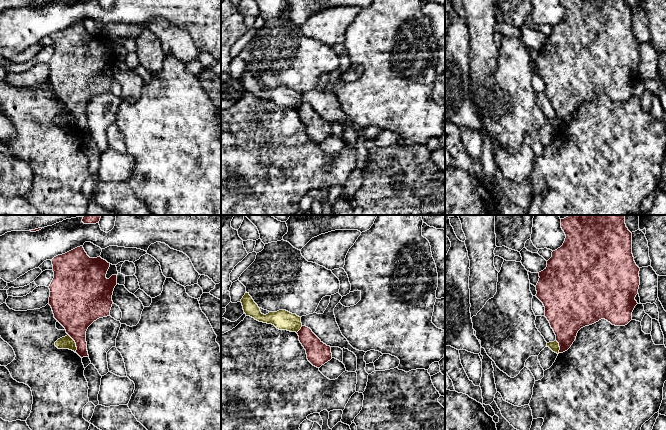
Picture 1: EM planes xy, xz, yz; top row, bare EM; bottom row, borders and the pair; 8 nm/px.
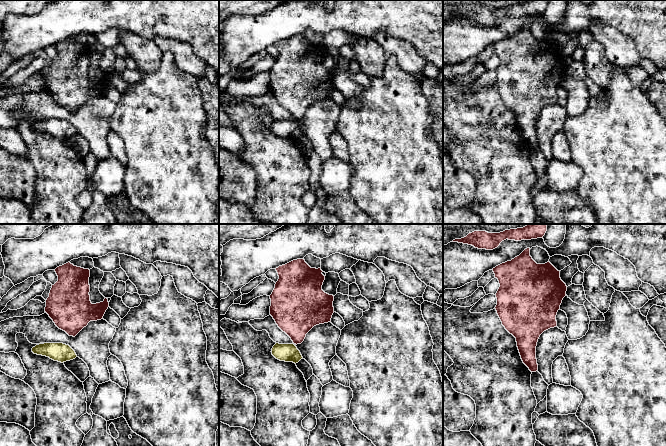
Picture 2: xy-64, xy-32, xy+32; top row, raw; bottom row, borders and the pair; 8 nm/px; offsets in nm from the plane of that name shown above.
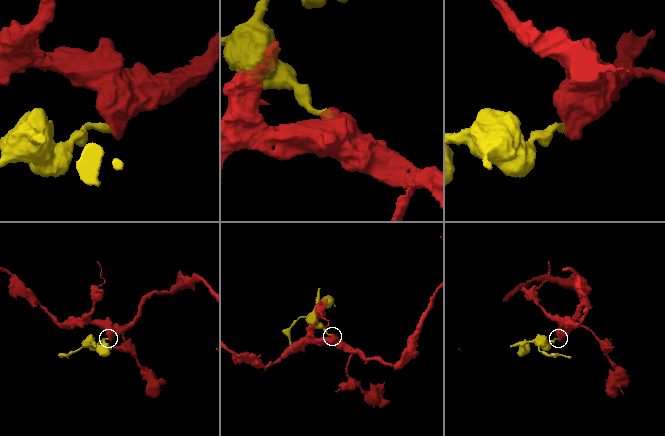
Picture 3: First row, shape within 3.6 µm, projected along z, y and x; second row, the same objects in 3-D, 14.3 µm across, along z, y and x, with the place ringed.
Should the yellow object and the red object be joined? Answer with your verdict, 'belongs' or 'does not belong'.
does not belong

